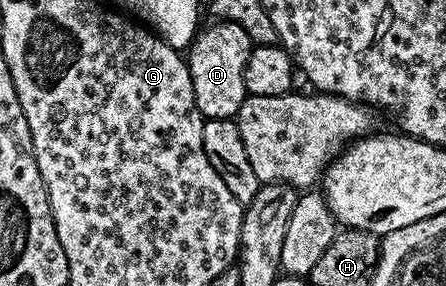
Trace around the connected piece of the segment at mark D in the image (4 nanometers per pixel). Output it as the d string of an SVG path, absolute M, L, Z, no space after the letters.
M214 21L211 24L211 27L203 26L199 30L194 37L193 43L188 48L192 89L196 97L196 105L203 117L206 119L234 119L237 116L240 105L247 96L246 86L244 85L244 65L250 56L252 40L248 37L248 33L244 33L244 29L240 29L240 25L235 23Z

